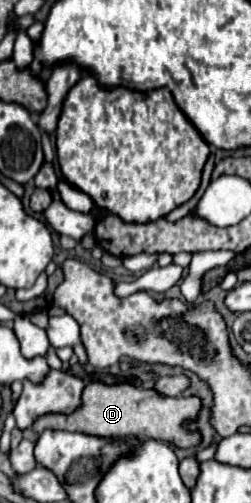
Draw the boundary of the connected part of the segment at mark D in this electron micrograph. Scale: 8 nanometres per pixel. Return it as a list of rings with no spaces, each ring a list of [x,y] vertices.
[[[91,381],[85,386],[81,396],[81,410],[73,414],[43,414],[33,422],[33,432],[43,432],[47,428],[53,430],[69,430],[69,432],[85,432],[95,436],[137,436],[137,438],[153,438],[171,442],[179,448],[189,448],[199,442],[199,436],[187,434],[181,424],[185,420],[195,418],[201,402],[199,398],[167,398],[157,394],[153,389],[144,389],[130,382],[107,385],[99,381]]]

